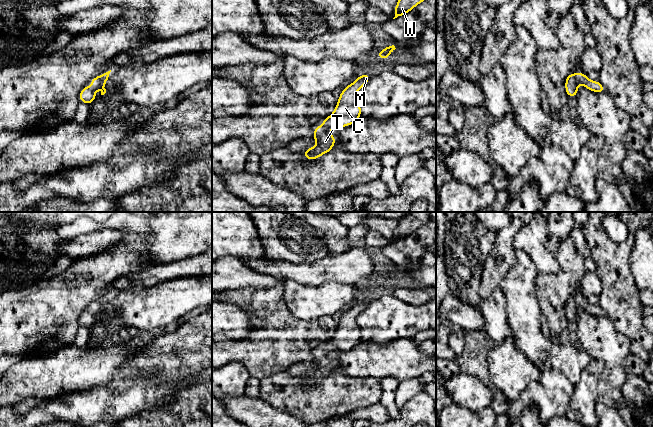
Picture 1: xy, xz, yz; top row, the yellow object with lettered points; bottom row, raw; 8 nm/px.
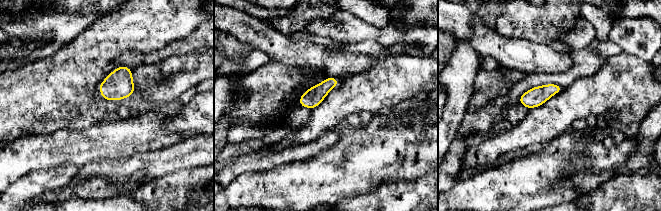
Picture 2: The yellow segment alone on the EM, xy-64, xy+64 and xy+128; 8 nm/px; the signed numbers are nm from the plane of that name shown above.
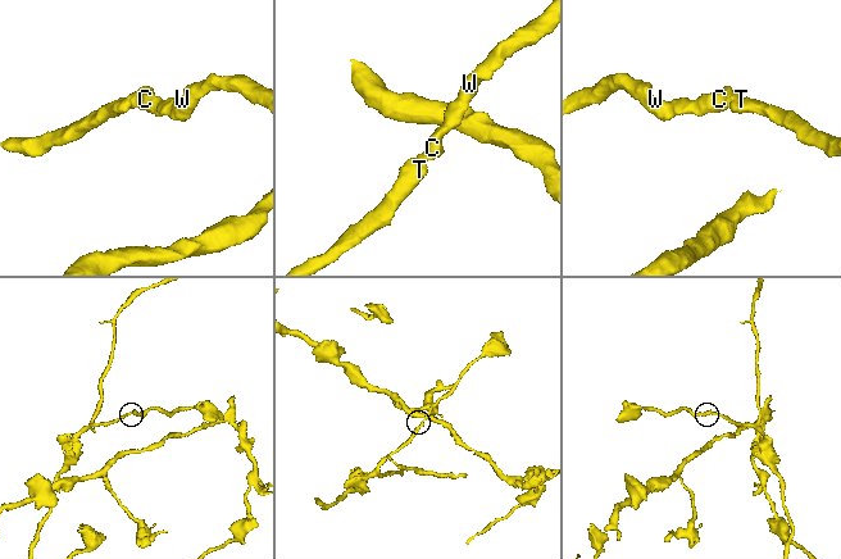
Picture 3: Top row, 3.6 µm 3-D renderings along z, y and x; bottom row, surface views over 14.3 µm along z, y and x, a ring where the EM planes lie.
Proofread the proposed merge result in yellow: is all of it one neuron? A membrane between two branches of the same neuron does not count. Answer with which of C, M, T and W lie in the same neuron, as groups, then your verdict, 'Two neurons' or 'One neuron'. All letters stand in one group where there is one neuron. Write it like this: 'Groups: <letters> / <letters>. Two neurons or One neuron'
Groups: C M T W. One neuron

